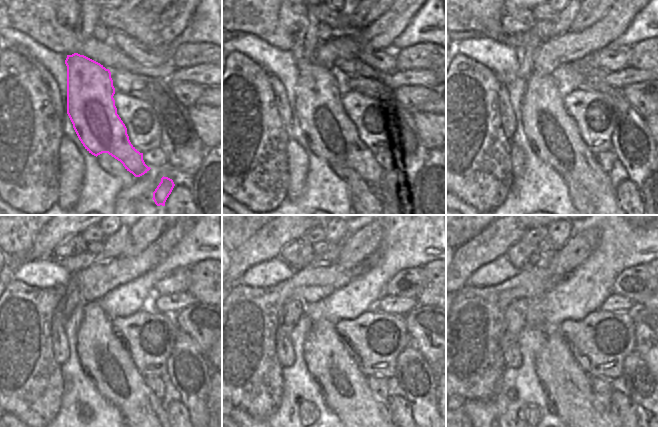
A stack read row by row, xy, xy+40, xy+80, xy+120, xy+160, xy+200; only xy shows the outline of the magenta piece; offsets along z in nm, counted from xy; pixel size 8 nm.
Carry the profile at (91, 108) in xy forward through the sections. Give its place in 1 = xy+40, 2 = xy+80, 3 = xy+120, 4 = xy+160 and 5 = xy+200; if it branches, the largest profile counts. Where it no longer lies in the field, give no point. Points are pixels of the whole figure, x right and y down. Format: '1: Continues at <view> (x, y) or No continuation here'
1: Continues at xy+40 (330, 135)
2: Continues at xy+80 (552, 133)
3: Continues at xy+120 (105, 359)
4: Continues at xy+160 (327, 355)
5: Continues at xy+200 (568, 388)

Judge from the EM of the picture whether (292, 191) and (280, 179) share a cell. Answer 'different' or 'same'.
different

